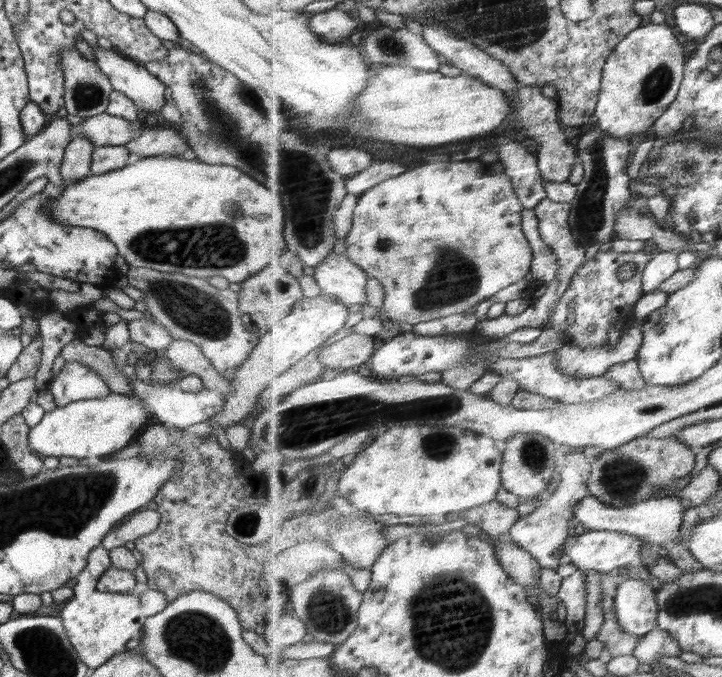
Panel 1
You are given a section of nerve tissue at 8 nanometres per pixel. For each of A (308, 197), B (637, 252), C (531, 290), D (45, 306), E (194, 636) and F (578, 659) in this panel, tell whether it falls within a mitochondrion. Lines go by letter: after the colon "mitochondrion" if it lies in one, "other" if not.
A: mitochondrion
B: other
C: other
D: other
E: mitochondrion
F: other

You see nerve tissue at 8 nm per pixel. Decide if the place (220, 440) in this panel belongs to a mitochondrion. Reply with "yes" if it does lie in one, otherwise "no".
no

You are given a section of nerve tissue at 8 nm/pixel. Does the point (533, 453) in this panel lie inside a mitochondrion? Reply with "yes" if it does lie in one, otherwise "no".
yes

